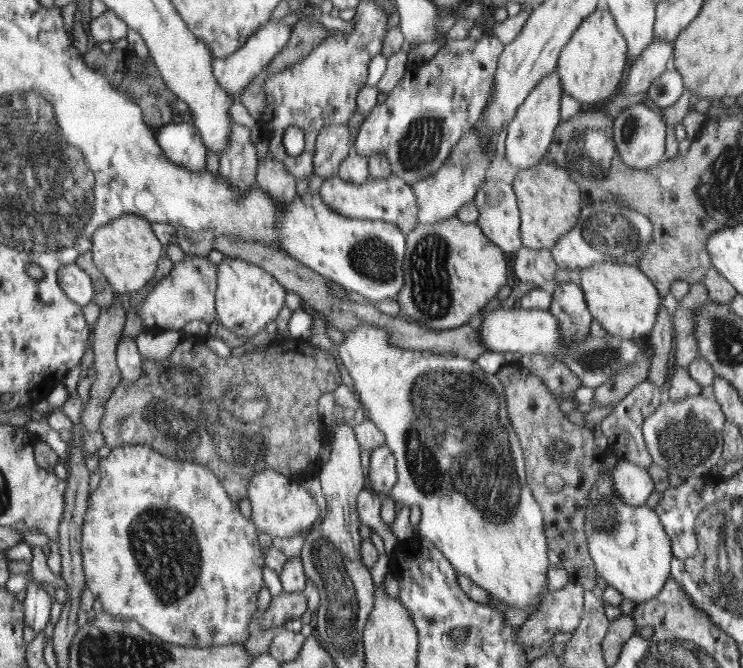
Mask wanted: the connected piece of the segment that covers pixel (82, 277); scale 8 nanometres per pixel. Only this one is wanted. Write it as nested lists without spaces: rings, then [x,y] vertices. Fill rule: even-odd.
[[[78,265],[62,266],[59,269],[59,283],[72,302],[80,303],[80,306],[86,306],[89,302],[94,301],[95,291],[91,275]]]

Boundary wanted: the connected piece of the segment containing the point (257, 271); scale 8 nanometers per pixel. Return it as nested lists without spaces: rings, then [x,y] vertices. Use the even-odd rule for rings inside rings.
[[[224,259],[218,264],[219,282],[215,302],[217,319],[230,331],[242,337],[255,336],[271,321],[276,320],[284,306],[286,290],[269,271],[242,259]]]

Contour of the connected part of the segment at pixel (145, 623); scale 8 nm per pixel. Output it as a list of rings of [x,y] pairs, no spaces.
[[[147,444],[112,448],[108,456],[100,458],[100,484],[89,497],[89,505],[82,525],[82,566],[87,588],[94,598],[102,603],[107,613],[117,618],[138,622],[148,633],[174,645],[211,650],[215,647],[228,647],[243,644],[248,640],[248,630],[252,612],[256,610],[256,596],[262,588],[262,568],[265,558],[260,554],[260,542],[254,524],[244,518],[234,504],[234,500],[225,492],[210,467],[196,462],[187,462],[170,455],[164,455]]]

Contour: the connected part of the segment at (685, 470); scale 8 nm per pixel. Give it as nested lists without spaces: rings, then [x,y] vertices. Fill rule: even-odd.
[[[694,395],[679,401],[664,398],[642,424],[646,448],[656,466],[686,480],[709,475],[708,465],[716,465],[723,454],[725,415],[714,396]]]

